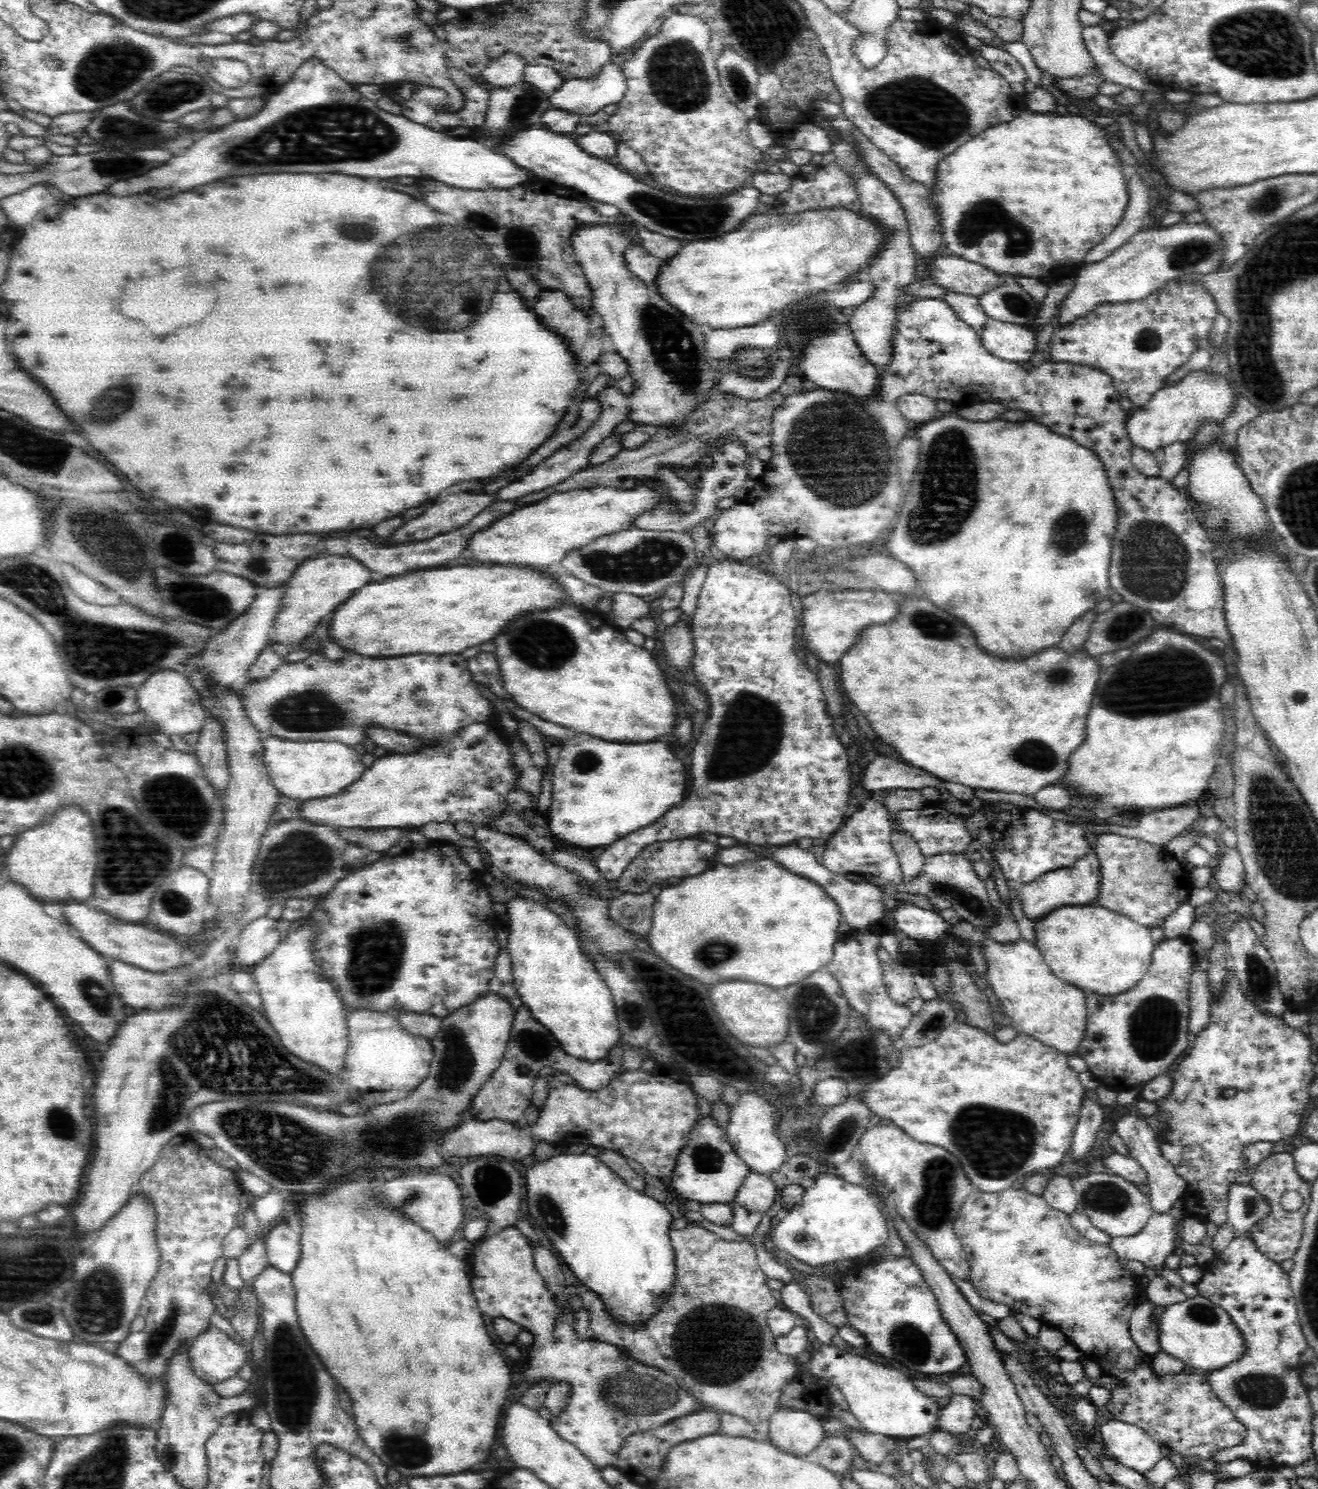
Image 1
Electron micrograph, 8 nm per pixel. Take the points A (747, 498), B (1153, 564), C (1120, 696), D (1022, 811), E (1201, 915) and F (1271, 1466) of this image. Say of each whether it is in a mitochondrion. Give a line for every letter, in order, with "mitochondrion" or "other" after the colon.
A: other
B: mitochondrion
C: mitochondrion
D: other
E: other
F: other

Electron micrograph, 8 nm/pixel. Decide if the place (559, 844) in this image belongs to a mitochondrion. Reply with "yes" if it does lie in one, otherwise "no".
no

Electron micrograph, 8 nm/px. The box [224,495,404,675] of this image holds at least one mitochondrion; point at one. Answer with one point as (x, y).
(258, 565)

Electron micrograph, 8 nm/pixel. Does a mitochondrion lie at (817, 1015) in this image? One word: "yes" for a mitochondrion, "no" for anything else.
yes

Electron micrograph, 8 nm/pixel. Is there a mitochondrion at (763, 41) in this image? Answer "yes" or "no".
yes

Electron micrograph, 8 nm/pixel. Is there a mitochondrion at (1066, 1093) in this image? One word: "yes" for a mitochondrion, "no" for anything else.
no

